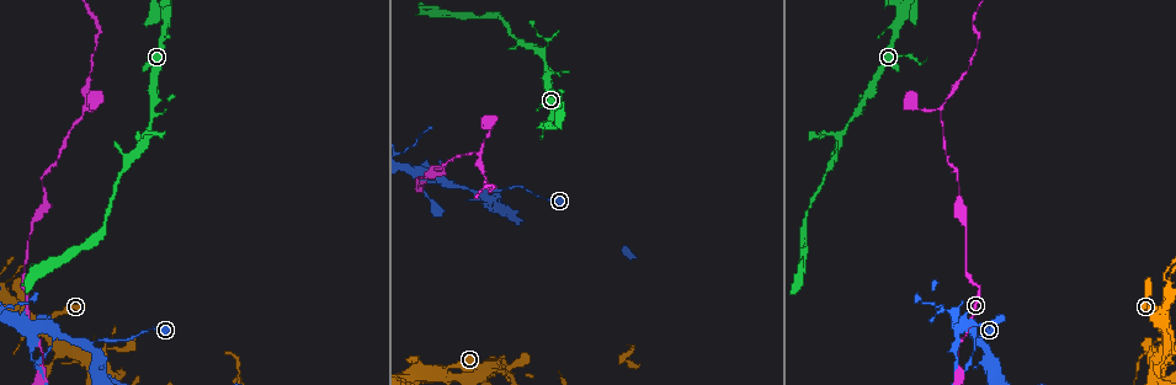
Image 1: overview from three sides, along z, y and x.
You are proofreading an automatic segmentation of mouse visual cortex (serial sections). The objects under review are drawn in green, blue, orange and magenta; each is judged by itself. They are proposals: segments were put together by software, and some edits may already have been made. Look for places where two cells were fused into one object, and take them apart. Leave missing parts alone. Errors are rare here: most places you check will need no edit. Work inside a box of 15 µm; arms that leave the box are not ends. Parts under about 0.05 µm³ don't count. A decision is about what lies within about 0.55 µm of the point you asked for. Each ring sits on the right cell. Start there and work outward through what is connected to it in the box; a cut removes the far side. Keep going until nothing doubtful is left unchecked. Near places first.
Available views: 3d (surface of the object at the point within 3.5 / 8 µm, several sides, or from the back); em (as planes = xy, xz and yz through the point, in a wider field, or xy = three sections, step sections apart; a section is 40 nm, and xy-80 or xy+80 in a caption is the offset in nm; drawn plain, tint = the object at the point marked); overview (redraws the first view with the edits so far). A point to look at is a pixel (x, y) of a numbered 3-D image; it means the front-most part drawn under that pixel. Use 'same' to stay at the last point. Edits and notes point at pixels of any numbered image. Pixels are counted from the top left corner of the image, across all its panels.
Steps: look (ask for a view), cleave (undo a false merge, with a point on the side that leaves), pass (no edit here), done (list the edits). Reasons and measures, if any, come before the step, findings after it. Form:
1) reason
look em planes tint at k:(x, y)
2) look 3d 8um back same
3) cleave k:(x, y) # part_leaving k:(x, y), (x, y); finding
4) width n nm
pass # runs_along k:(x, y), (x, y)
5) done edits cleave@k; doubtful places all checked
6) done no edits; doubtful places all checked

a fork
look em xy step 3 tint at 1:(839, 137)

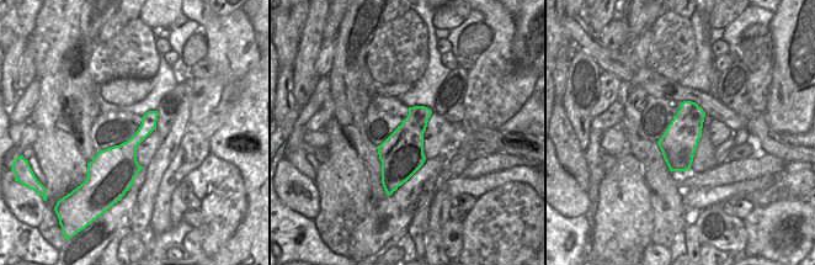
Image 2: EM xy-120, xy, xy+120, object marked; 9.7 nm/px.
see where the arms go
look 3d 3.5um same

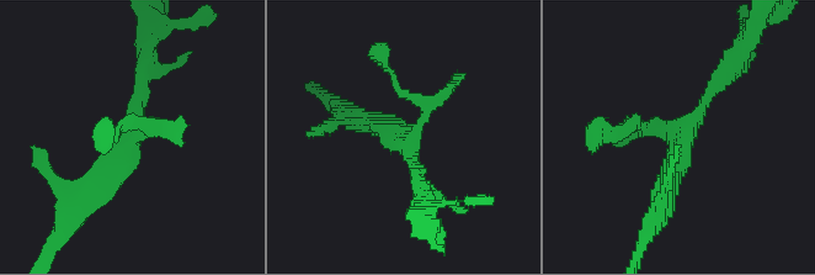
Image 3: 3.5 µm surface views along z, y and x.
pass # runs_along 3:(730, 67), (687, 127), (665, 200); all the same cell

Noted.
calibre changes
look 3d 3.5um at 1:(981, 341)

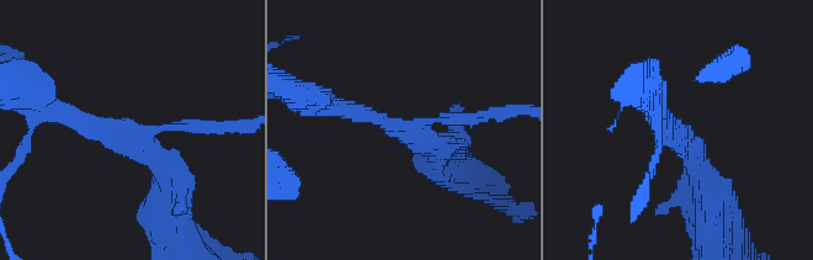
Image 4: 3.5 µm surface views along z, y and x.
arms 3; arm_widths 150, 200, 300 nm; now the EM
look em xy step 1 tint at 4:(422, 124)

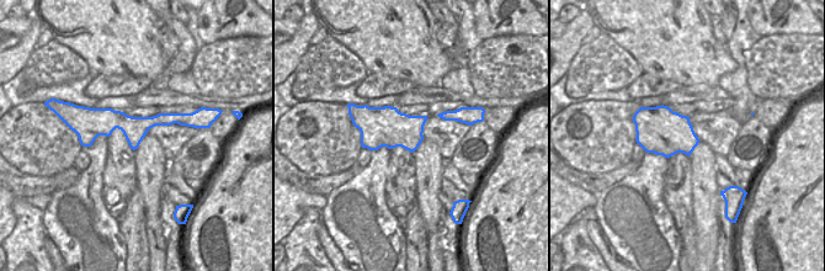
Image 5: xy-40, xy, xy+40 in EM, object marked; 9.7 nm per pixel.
pass # runs_along 5:(187, 122), (95, 122), (83, 127); one cell here

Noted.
a narrow waist
look 3d 3.5um back at 1:(964, 325)

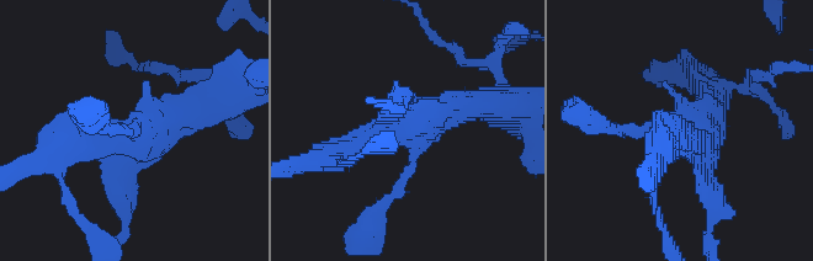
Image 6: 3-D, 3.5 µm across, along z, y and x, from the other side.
now the EM
look em xy step 3 tint at 6:(694, 142)

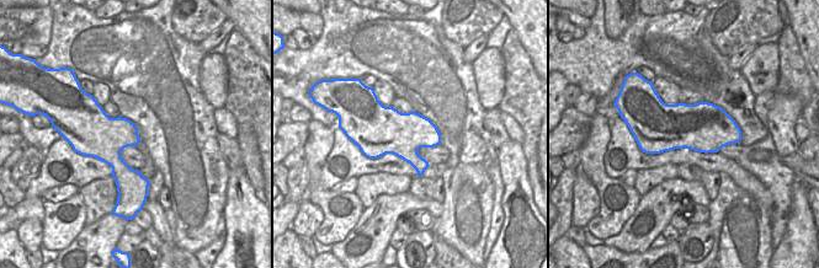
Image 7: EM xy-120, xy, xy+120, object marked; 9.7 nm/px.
pass # continuous, no second cell

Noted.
three arms meet
look 3d 3.5um at 1:(478, 152)

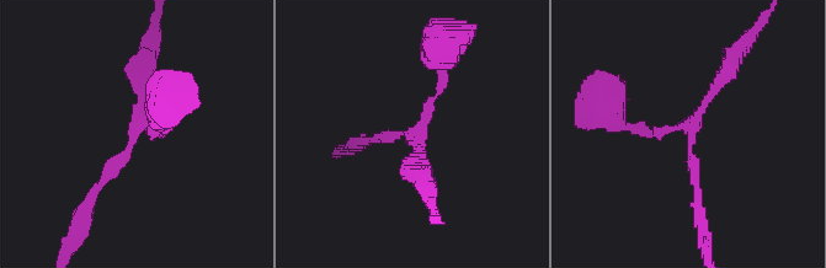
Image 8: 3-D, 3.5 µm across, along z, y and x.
arms 3; arm_widths 100, 150, 200 nm; shape alone is not enough
look em xy step 3 tint at 8:(691, 126)

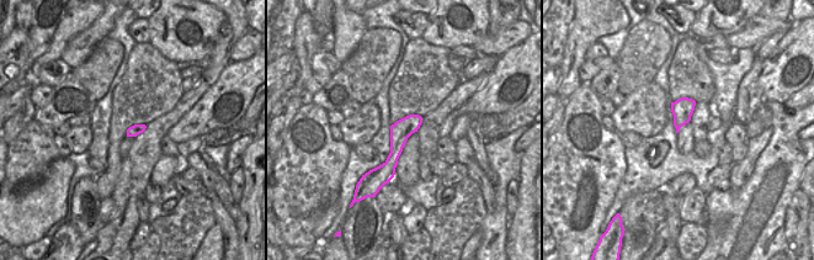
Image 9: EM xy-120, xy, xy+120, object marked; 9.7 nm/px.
pass # one cell here

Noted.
done no edits; doubtful places all checked

